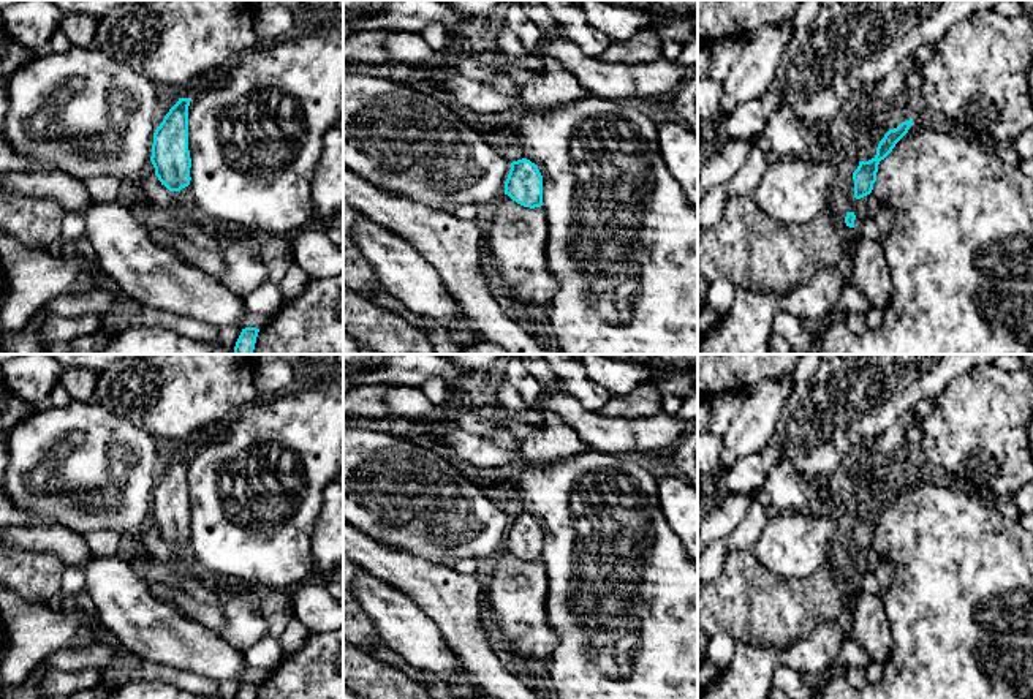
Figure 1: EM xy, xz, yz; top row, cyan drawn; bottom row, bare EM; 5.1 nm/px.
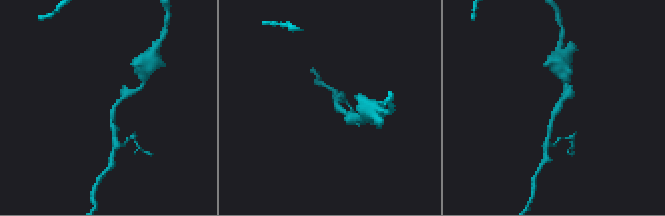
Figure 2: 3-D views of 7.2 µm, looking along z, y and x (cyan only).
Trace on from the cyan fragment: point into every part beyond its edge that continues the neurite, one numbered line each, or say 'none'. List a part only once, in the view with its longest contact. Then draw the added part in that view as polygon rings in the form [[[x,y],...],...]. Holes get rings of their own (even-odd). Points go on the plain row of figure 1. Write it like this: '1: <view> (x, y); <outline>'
none

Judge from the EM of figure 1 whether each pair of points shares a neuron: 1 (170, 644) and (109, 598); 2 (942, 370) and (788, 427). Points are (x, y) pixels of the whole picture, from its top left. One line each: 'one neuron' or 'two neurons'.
1: one neuron
2: one neuron

